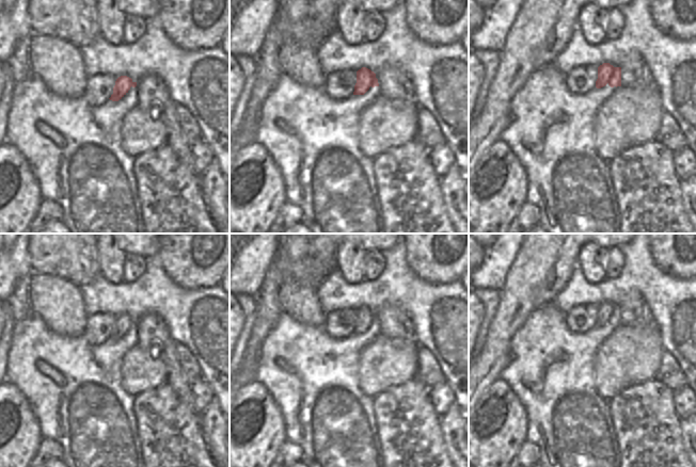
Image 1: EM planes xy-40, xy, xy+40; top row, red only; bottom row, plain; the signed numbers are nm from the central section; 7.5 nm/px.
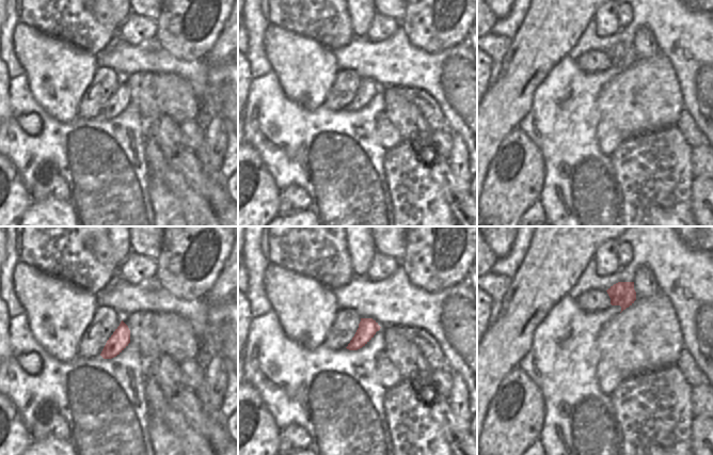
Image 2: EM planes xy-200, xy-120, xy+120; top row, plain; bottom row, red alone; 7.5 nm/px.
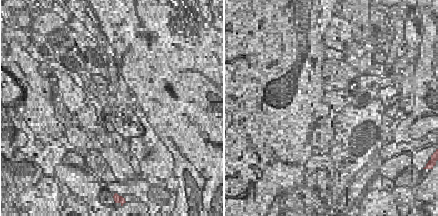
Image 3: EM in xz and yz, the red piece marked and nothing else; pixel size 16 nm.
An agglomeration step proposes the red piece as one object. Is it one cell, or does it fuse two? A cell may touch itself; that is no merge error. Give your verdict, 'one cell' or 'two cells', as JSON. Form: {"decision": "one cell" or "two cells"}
{"decision": "one cell"}

